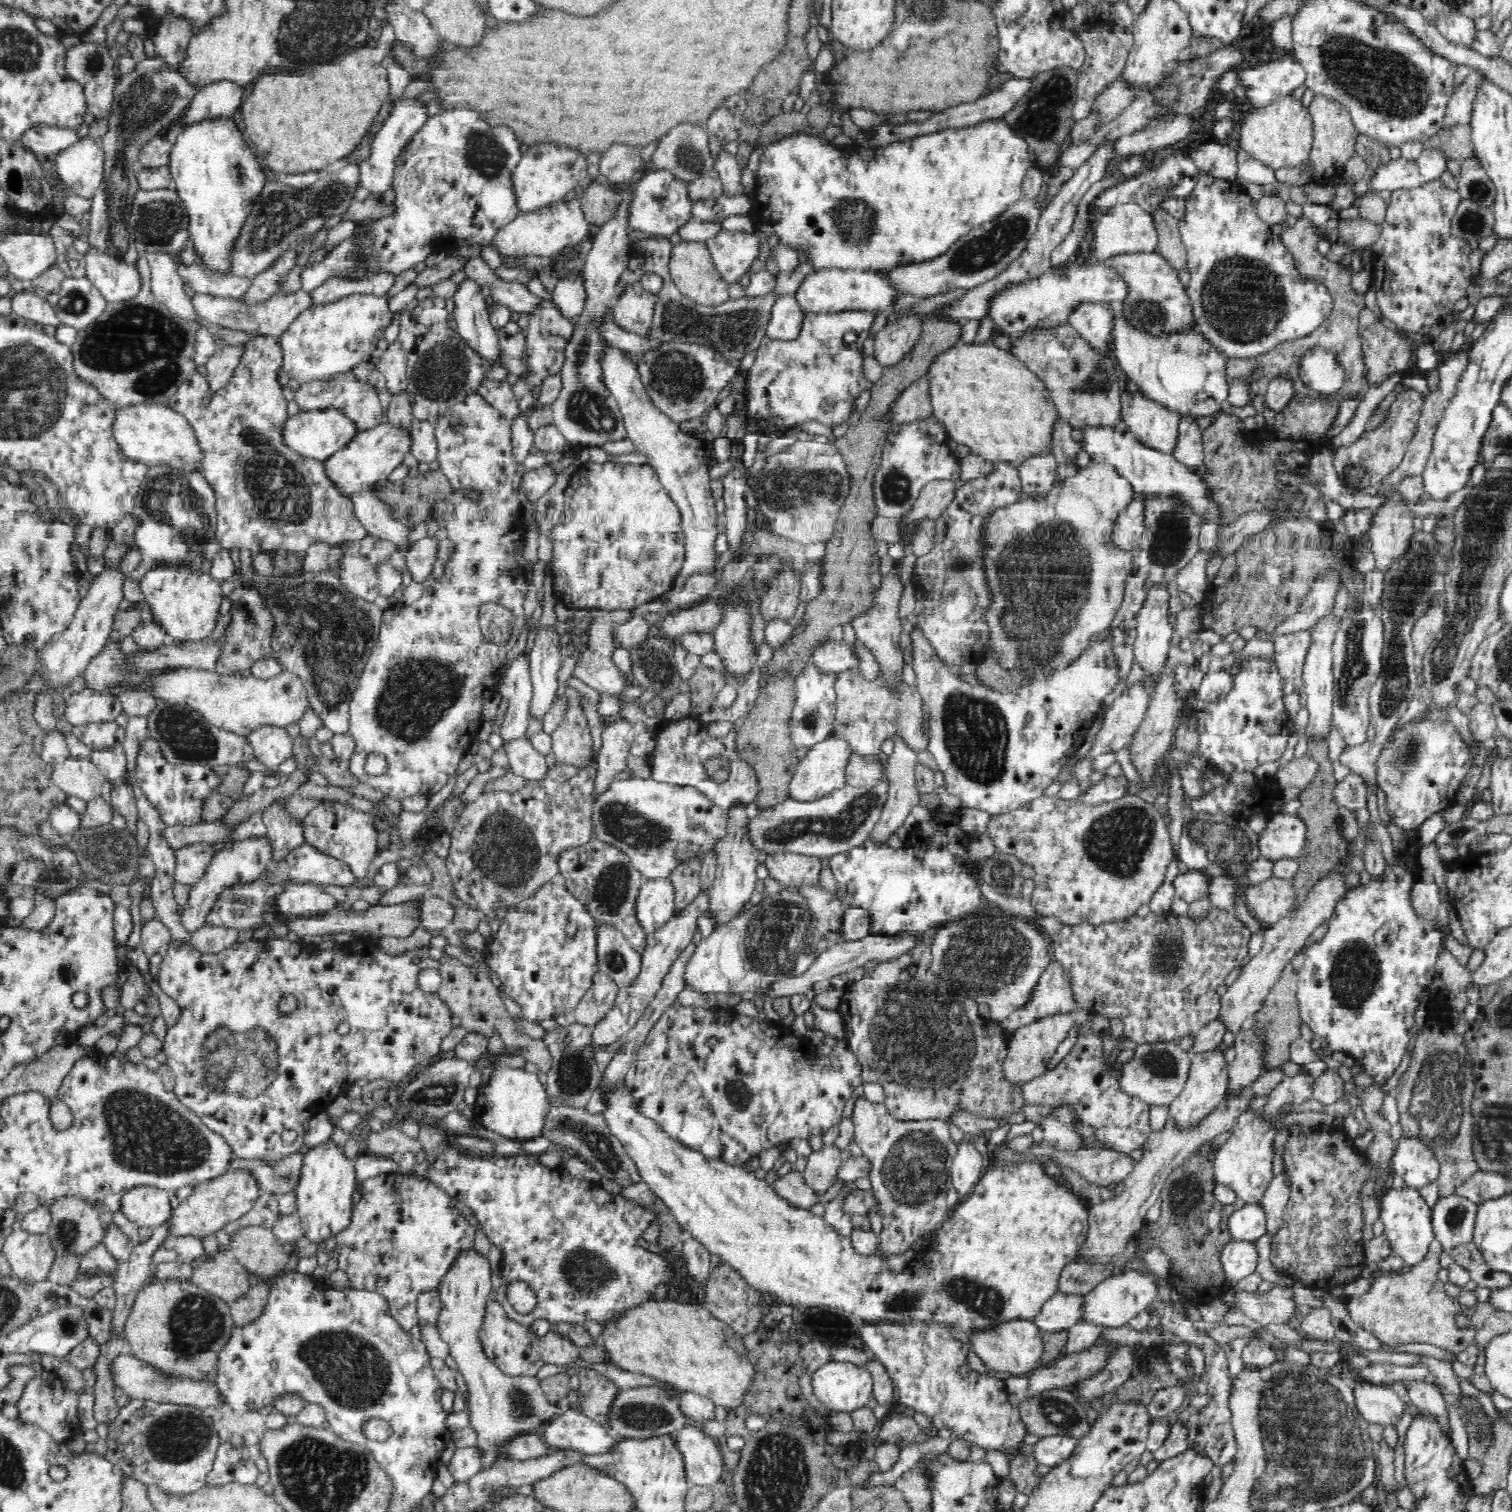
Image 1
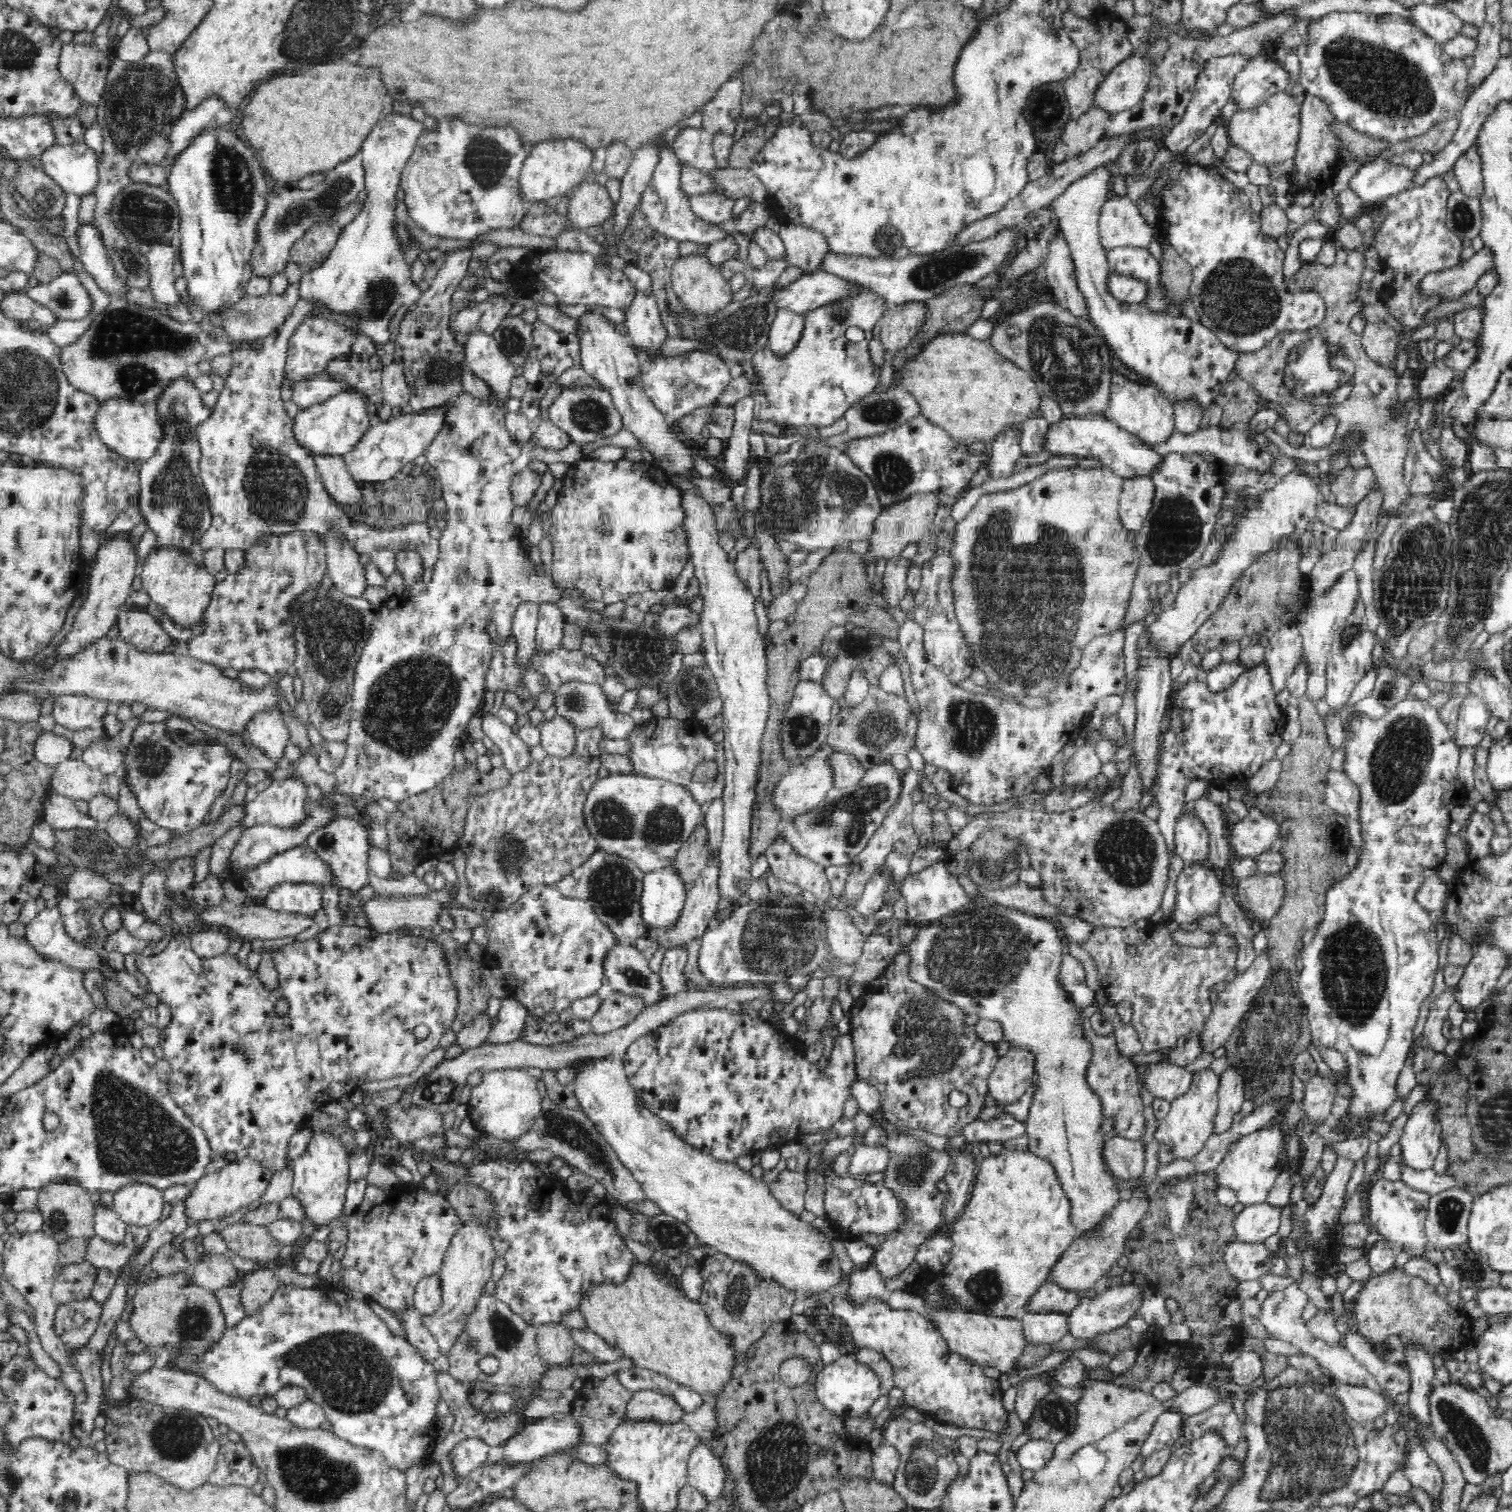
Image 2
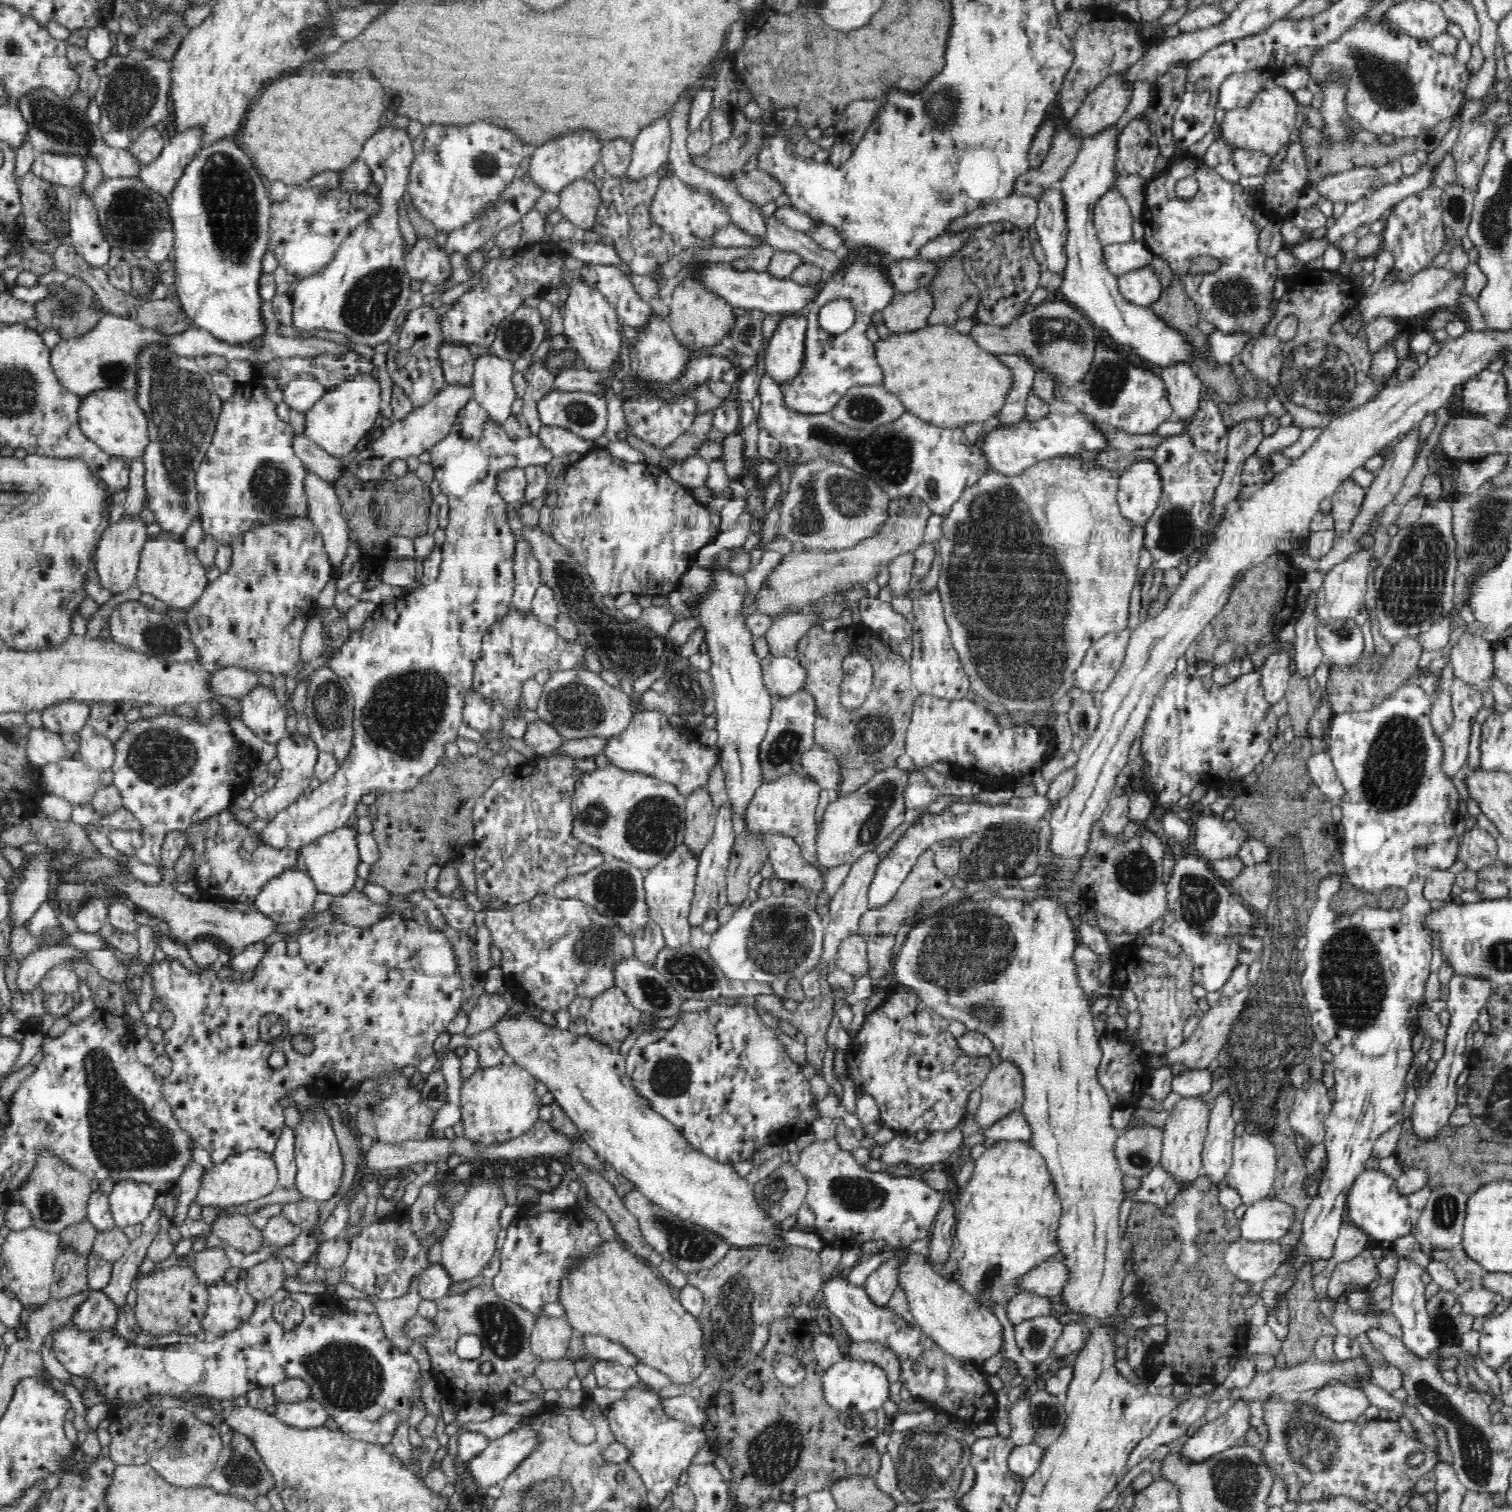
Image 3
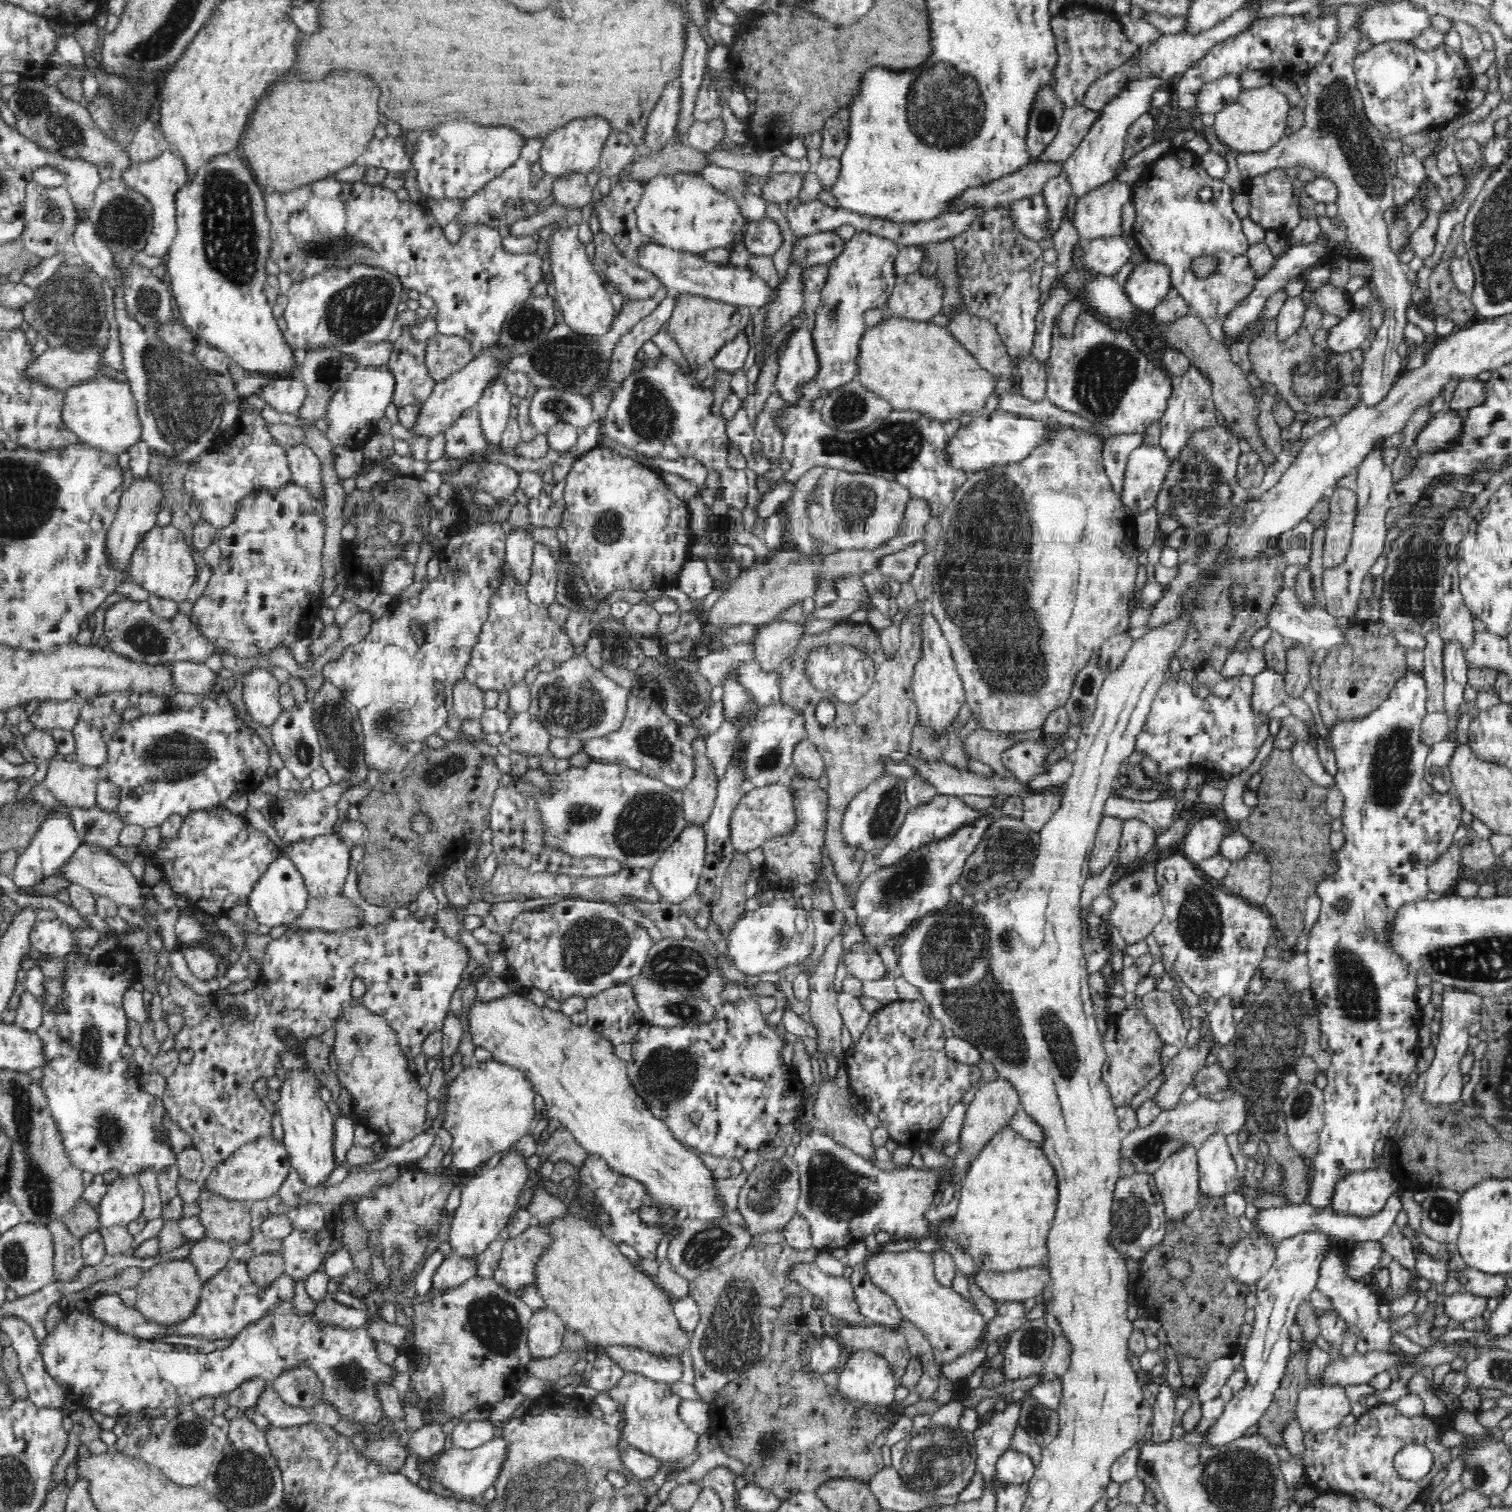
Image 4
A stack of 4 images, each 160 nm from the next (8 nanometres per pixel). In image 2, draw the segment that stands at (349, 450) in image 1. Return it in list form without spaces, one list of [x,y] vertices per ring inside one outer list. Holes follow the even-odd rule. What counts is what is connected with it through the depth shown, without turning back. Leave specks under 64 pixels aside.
[[[446,407],[418,414],[405,411],[398,418],[390,417],[386,422],[373,422],[360,438],[360,442],[350,452],[341,455],[350,476],[357,483],[379,483],[394,479],[396,472],[404,464],[425,454],[426,447],[432,444],[432,440],[444,424],[443,412],[446,411]]]

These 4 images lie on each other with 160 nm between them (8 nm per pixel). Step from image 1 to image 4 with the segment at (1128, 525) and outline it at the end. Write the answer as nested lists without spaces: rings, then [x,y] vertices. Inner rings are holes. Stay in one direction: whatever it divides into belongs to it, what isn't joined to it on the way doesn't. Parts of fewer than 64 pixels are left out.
[[[1142,444],[1133,450],[1128,458],[1119,496],[1124,508],[1133,516],[1155,508],[1170,466],[1159,445]]]

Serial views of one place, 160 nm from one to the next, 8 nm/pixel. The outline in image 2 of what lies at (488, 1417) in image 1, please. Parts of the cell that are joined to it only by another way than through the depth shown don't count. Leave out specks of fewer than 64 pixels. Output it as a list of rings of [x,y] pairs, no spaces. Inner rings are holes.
[[[466,1222],[459,1232],[456,1232],[456,1236],[452,1238],[448,1246],[438,1274],[442,1304],[433,1316],[423,1317],[423,1324],[430,1330],[433,1339],[437,1341],[445,1356],[450,1349],[460,1343],[467,1332],[469,1318],[476,1311],[476,1304],[486,1292],[486,1282],[490,1282],[492,1265],[497,1258],[492,1244],[493,1239],[493,1236],[486,1232],[478,1222]]]

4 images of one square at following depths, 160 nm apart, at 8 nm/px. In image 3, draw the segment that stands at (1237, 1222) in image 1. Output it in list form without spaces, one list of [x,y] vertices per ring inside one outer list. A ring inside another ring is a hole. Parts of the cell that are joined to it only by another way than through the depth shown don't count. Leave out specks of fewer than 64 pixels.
[[[1266,1198],[1247,1205],[1242,1219],[1239,1220],[1241,1240],[1264,1242],[1279,1238],[1293,1223],[1293,1210],[1280,1199]]]

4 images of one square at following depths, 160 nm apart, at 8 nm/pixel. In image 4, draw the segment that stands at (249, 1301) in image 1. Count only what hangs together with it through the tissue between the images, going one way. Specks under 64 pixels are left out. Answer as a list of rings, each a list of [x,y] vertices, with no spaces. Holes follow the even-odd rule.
[[[273,1251],[256,1257],[252,1256],[245,1263],[251,1281],[261,1290],[266,1290],[285,1274],[283,1258]]]

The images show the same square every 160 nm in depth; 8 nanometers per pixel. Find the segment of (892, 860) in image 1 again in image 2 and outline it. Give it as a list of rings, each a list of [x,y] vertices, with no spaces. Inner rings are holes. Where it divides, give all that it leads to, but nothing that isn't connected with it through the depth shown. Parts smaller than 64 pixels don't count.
[[[944,849],[942,856],[936,861],[920,870],[920,872],[912,872],[908,876],[904,876],[900,882],[894,882],[894,874],[891,868],[883,865],[877,870],[873,876],[888,876],[886,888],[884,888],[884,904],[896,904],[900,898],[906,902],[906,916],[908,923],[917,929],[928,926],[930,923],[940,921],[941,919],[952,916],[952,914],[965,909],[966,906],[972,904],[972,896],[962,888],[962,884],[958,882],[956,876],[952,876],[948,872],[949,851]]]

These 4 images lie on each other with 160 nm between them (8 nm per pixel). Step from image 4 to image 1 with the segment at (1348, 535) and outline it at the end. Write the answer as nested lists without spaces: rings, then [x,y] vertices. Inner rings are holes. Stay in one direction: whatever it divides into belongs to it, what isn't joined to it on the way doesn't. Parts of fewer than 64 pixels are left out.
[[[1404,387],[1400,390],[1397,400],[1392,402],[1384,422],[1378,428],[1367,428],[1354,444],[1338,448],[1333,454],[1332,464],[1348,492],[1360,492],[1367,486],[1377,488],[1383,478],[1400,466],[1405,452],[1408,452],[1408,446],[1416,437],[1425,400],[1423,394]]]

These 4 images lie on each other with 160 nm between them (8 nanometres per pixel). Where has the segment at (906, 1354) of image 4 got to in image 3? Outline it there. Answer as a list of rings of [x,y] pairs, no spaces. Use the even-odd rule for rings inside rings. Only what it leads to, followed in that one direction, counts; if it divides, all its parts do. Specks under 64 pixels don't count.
[[[852,1343],[850,1358],[870,1362],[886,1373],[888,1383],[894,1384],[900,1378],[900,1361],[879,1343]]]

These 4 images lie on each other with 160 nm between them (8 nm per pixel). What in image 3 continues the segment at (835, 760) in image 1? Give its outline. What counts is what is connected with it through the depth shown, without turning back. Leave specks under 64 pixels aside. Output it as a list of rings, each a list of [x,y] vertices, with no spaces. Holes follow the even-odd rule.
[[[793,770],[791,773],[780,776],[778,780],[765,782],[760,788],[756,789],[754,798],[752,798],[750,806],[748,806],[744,822],[753,834],[765,834],[768,836],[771,834],[782,834],[792,837],[801,848],[803,858],[815,864],[825,874],[826,879],[828,871],[816,864],[816,848],[814,848],[814,844],[816,844],[816,810],[818,810],[820,790],[820,784],[806,772]]]

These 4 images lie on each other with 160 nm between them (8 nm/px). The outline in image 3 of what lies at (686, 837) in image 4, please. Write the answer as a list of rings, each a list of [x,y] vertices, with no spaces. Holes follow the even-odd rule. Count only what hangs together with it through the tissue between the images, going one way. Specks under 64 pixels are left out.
[[[682,844],[676,848],[667,859],[658,866],[645,872],[643,882],[645,890],[646,907],[648,907],[649,920],[654,920],[664,935],[665,947],[668,950],[680,950],[690,942],[690,925],[688,916],[694,898],[694,880],[699,861],[692,859],[692,853]]]

